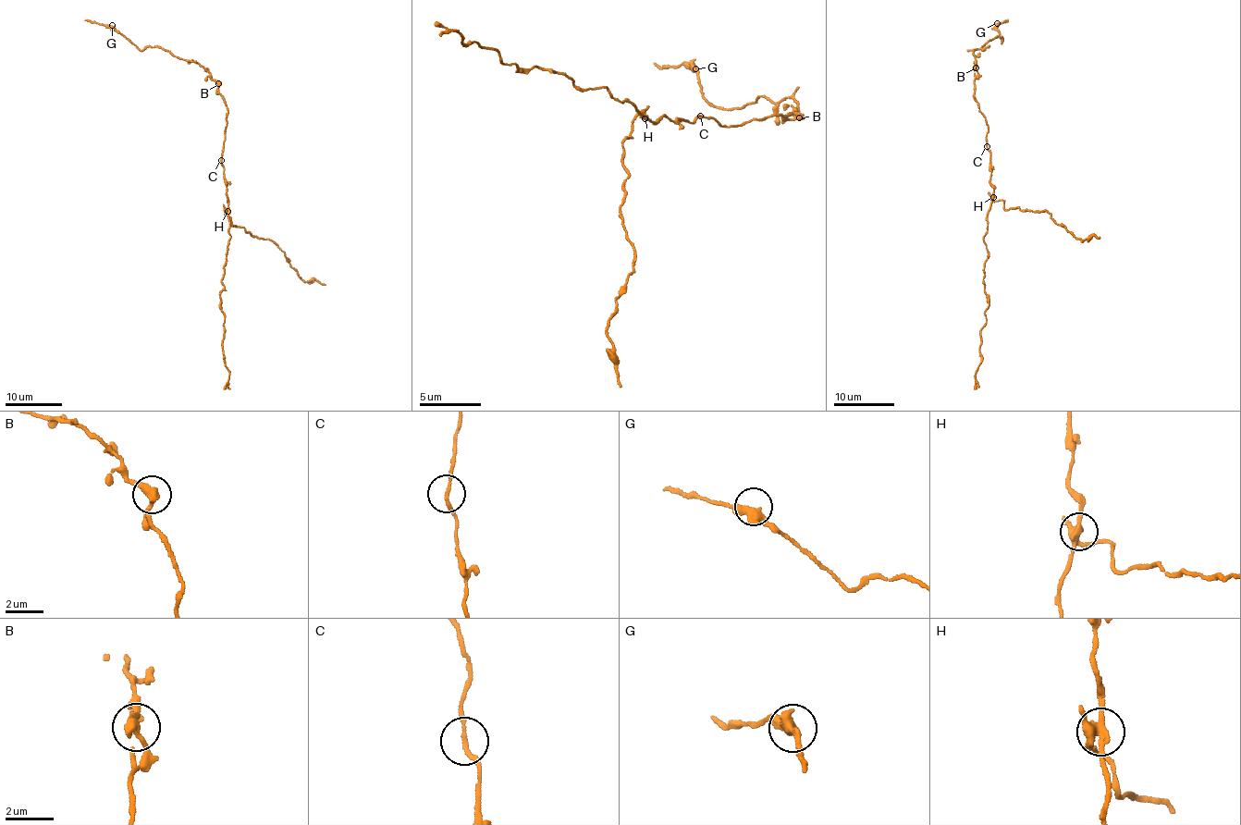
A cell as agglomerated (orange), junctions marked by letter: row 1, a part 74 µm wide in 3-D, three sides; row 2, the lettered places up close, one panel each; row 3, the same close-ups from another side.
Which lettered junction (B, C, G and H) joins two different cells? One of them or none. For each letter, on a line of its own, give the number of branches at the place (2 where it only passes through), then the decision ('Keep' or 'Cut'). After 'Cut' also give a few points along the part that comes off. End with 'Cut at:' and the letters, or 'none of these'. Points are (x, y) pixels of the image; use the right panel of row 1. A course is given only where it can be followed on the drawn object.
B: Branches: 2. Keep
C: Branches: 2. Keep
G: Branches: 3. Keep
H: Branches: 4. Cut. Course of the part to remove: (992, 196), (1002, 200), (1006, 209), (1046, 210), (1057, 224), (1083, 241), (1096, 235), (1099, 238)
Cut at: H

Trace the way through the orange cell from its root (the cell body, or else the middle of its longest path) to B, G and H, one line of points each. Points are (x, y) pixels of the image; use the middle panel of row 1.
B: (700, 116), (715, 118), (727, 128), (774, 116), (786, 118), (791, 116), (789, 112), (799, 117)
G: (700, 116), (727, 128), (800, 111), (792, 95), (716, 107), (705, 99), (695, 68)
H: (700, 116), (697, 115), (694, 122), (674, 116), (673, 121), (659, 115), (654, 123), (645, 117)

